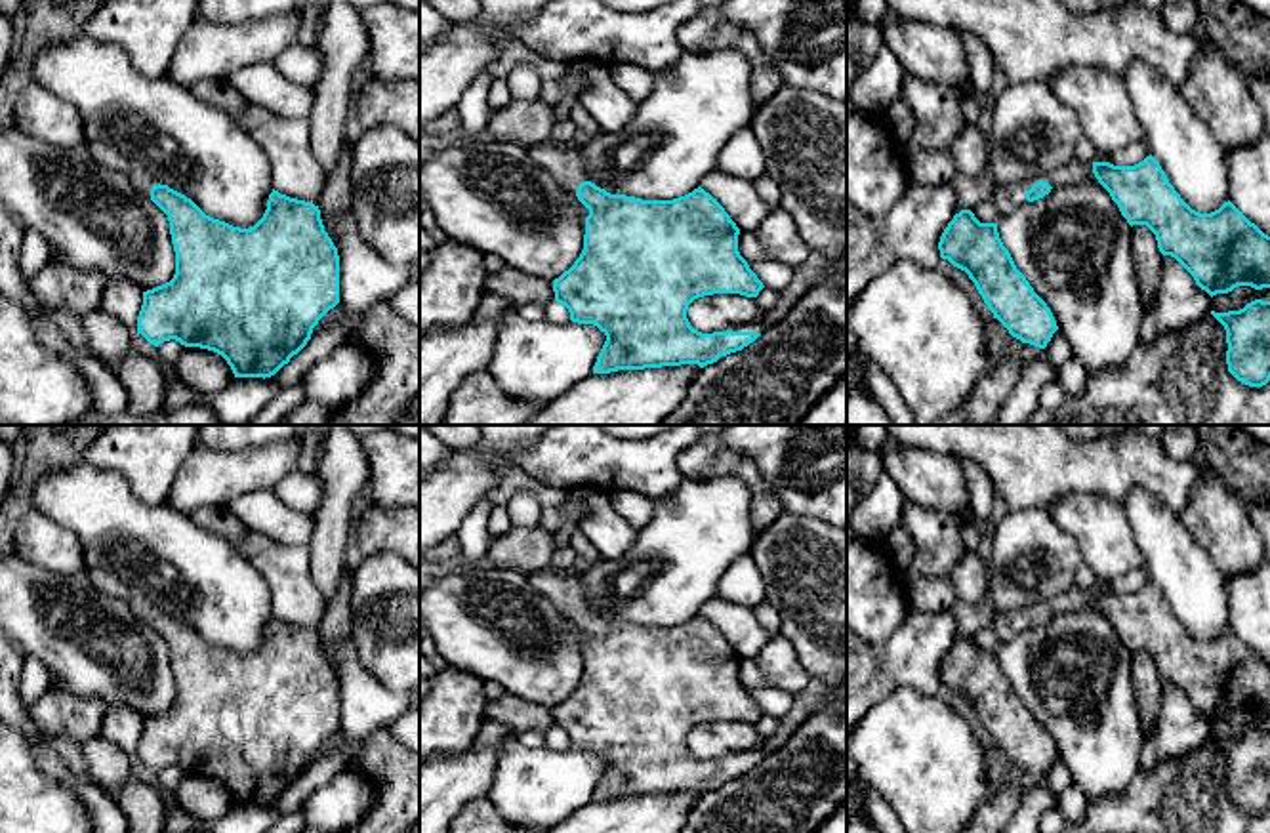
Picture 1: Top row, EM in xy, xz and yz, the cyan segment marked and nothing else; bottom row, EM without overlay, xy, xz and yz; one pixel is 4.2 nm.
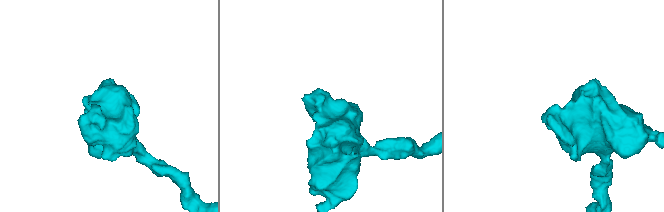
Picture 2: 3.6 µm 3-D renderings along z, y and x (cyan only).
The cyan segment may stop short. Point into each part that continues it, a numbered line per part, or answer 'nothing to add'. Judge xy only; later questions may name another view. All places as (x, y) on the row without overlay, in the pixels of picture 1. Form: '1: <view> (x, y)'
1: xy (142, 607)

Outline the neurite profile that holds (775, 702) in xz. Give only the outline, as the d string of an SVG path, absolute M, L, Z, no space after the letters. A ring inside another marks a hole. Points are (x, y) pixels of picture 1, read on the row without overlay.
M772 684L749 688L749 696L757 701L765 715L782 719L791 709L795 698Z

